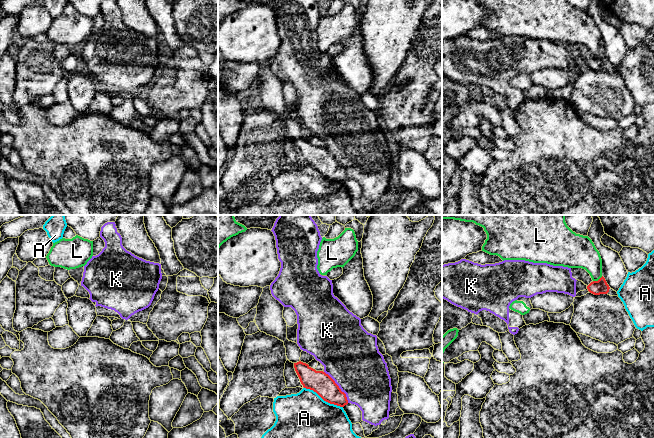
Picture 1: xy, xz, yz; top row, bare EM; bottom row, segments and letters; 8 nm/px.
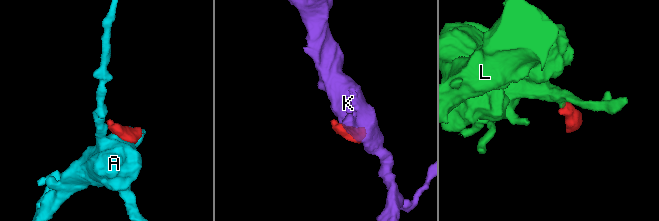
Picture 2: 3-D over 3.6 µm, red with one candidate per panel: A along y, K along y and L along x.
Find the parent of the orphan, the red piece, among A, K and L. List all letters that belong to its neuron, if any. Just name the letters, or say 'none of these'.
none of these

